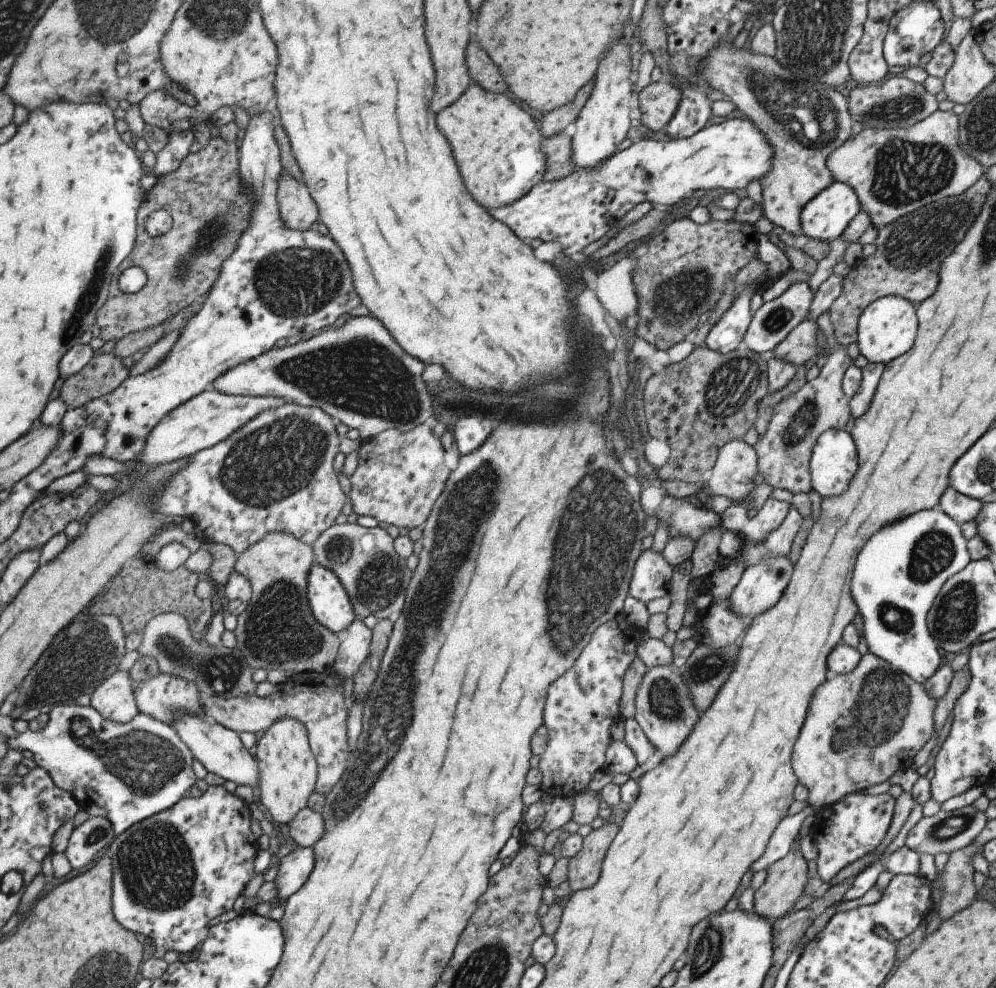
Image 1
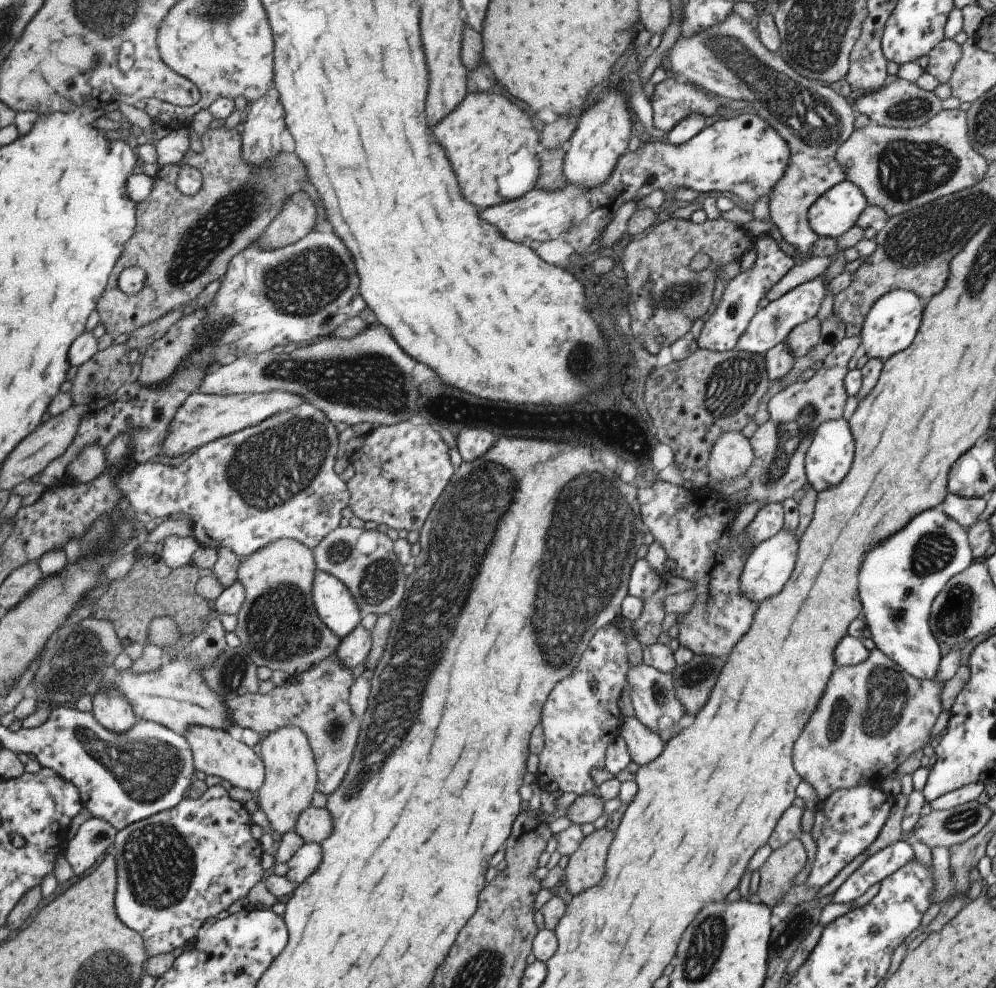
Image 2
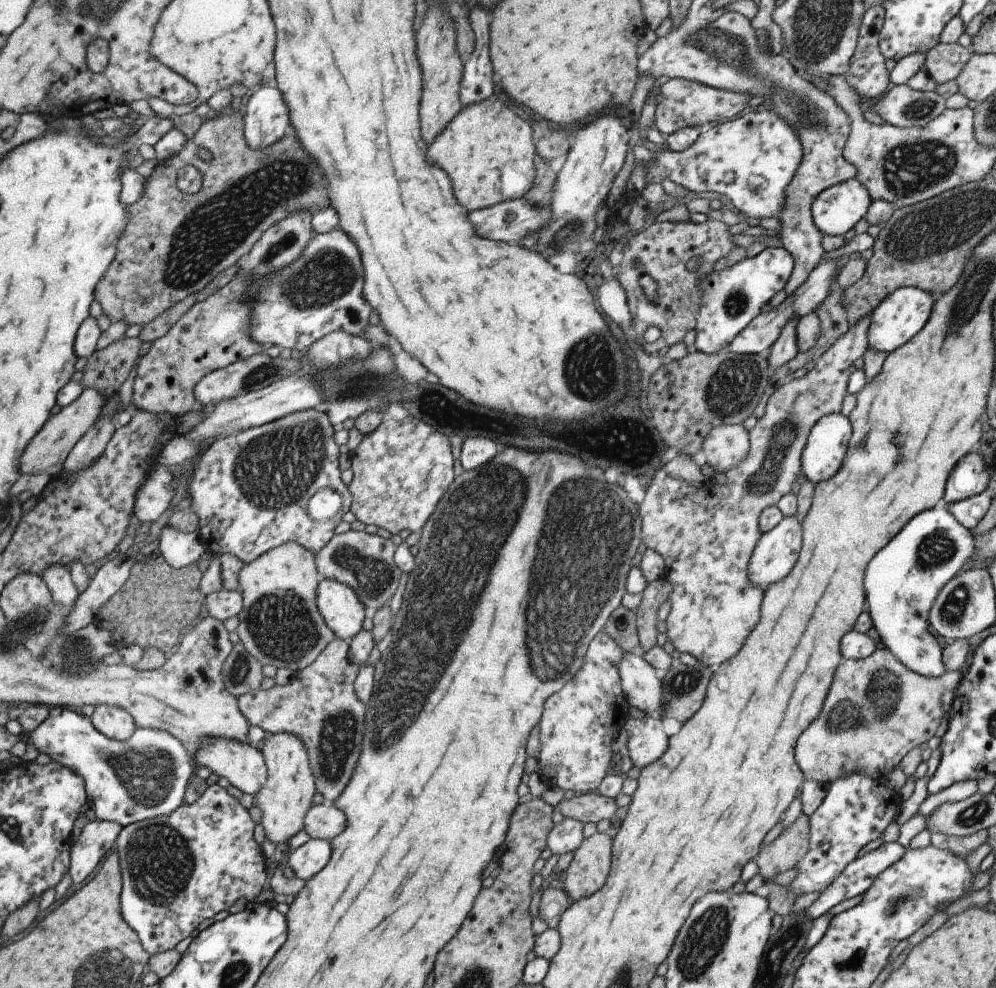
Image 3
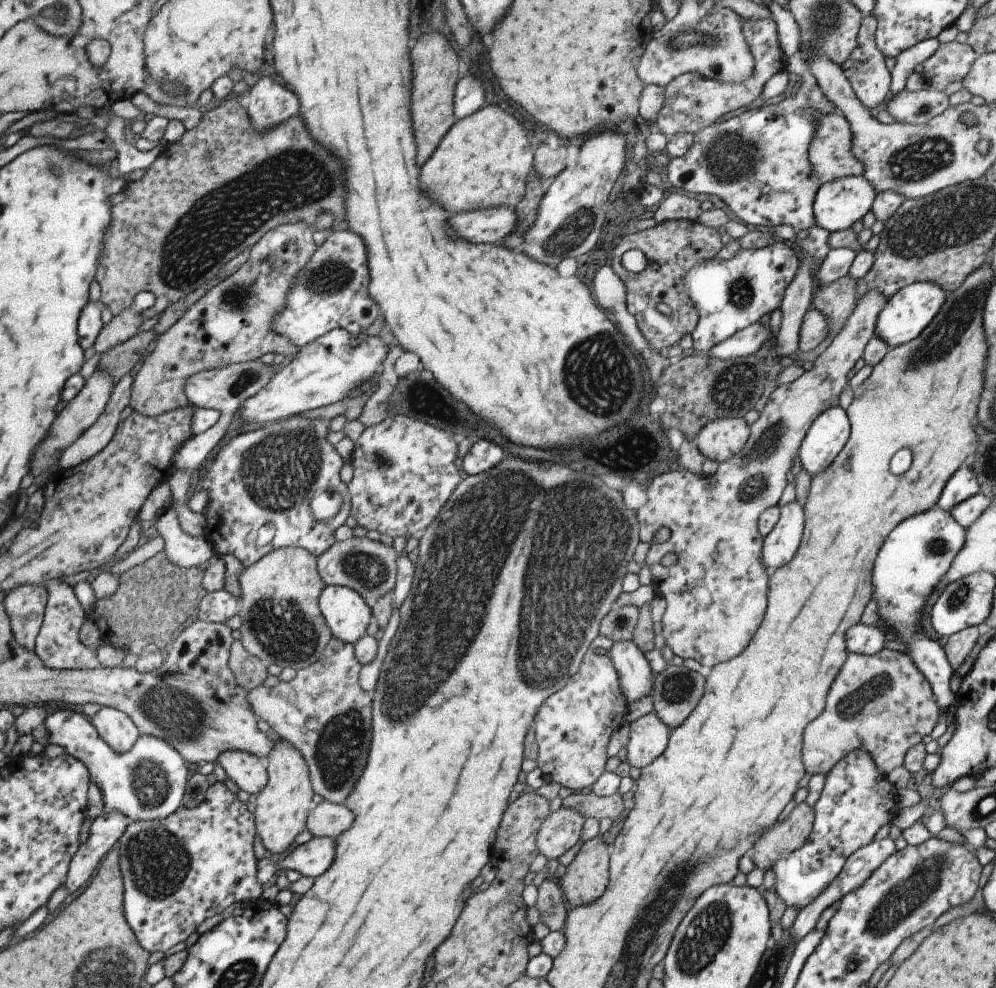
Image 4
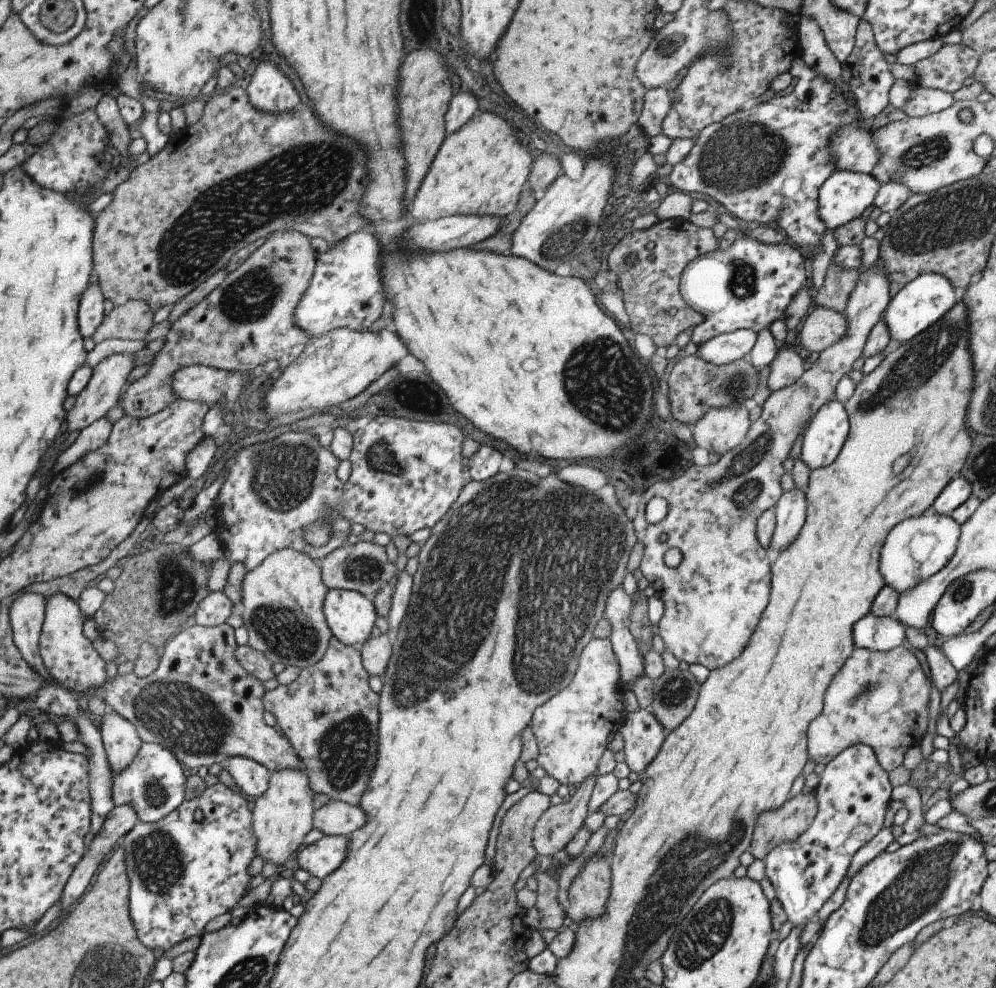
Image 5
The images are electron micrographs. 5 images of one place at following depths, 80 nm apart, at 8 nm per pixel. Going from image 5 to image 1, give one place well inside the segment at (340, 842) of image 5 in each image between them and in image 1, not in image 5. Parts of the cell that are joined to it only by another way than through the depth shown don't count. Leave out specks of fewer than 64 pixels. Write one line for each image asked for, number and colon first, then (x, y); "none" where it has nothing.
1: (292, 870)
2: (304, 860)
3: (311, 856)
4: (310, 859)

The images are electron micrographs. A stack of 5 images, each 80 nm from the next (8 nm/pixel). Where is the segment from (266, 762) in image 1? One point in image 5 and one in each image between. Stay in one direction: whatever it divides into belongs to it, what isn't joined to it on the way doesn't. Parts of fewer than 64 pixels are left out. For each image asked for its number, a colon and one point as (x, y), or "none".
2: (289, 781)
3: (284, 798)
4: (281, 807)
5: (282, 815)

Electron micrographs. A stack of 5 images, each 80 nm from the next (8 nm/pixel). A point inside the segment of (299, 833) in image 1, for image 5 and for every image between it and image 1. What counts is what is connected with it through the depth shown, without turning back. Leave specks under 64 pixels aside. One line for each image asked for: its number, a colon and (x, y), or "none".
2: (313, 825)
3: (324, 821)
4: (328, 820)
5: (336, 817)

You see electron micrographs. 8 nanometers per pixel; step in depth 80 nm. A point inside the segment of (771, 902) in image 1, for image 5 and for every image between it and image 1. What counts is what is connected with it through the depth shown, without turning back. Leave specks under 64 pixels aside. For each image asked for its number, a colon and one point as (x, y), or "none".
2: (777, 872)
3: (791, 845)
4: (775, 842)
5: (784, 825)

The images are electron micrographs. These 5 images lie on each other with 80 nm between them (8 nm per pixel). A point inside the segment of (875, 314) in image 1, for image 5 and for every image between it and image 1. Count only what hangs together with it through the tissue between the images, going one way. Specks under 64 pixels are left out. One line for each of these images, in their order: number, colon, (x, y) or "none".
2: (892, 321)
3: (902, 313)
4: (903, 316)
5: (919, 303)

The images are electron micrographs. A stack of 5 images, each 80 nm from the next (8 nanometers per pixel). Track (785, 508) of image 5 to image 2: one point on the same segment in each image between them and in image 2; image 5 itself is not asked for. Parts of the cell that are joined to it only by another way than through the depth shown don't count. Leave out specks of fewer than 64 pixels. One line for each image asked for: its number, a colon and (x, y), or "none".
2: (766, 569)
3: (775, 552)
4: (778, 546)

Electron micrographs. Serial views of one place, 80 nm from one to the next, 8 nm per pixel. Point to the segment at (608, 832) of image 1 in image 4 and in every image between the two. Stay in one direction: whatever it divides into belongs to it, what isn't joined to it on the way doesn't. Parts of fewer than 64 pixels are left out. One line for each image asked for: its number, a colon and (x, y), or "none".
2: (584, 868)
3: (586, 872)
4: (585, 878)

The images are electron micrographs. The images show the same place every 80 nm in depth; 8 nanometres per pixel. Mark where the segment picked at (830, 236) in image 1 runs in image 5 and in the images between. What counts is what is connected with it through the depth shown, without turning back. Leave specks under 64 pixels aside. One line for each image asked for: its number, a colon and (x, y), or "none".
2: (836, 210)
3: (834, 210)
4: (837, 204)
5: (843, 196)

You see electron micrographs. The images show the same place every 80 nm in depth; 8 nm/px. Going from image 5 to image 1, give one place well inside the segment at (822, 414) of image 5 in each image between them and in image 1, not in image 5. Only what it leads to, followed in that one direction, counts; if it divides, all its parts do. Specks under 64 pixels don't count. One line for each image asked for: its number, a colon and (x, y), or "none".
1: (833, 462)
2: (829, 456)
3: (821, 458)
4: (827, 434)

